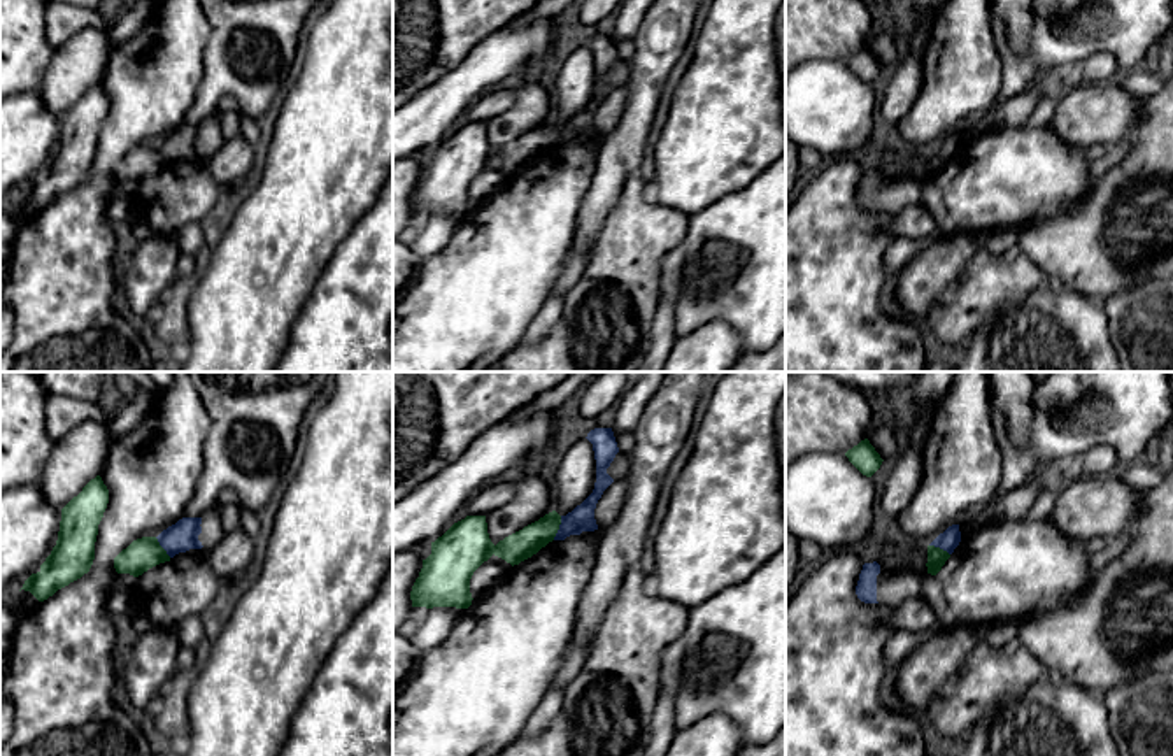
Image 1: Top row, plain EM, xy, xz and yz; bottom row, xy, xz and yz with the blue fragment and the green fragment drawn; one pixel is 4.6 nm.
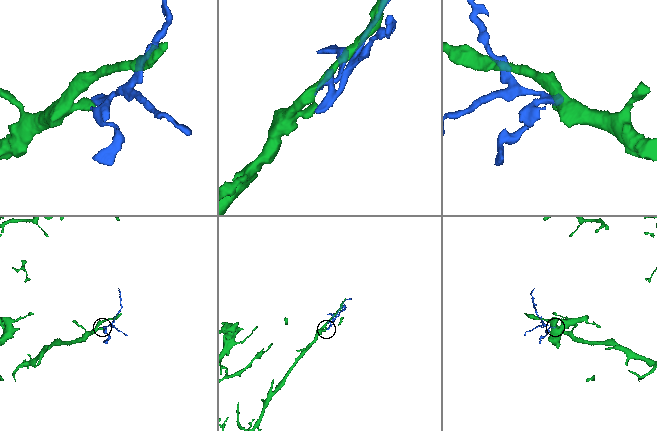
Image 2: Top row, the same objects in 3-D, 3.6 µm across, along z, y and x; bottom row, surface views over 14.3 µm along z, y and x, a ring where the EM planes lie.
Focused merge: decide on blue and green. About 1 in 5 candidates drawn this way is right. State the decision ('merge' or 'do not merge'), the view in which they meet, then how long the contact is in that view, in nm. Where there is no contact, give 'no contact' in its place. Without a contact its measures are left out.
do not merge; meets blue in xz; contact 120 nm long

